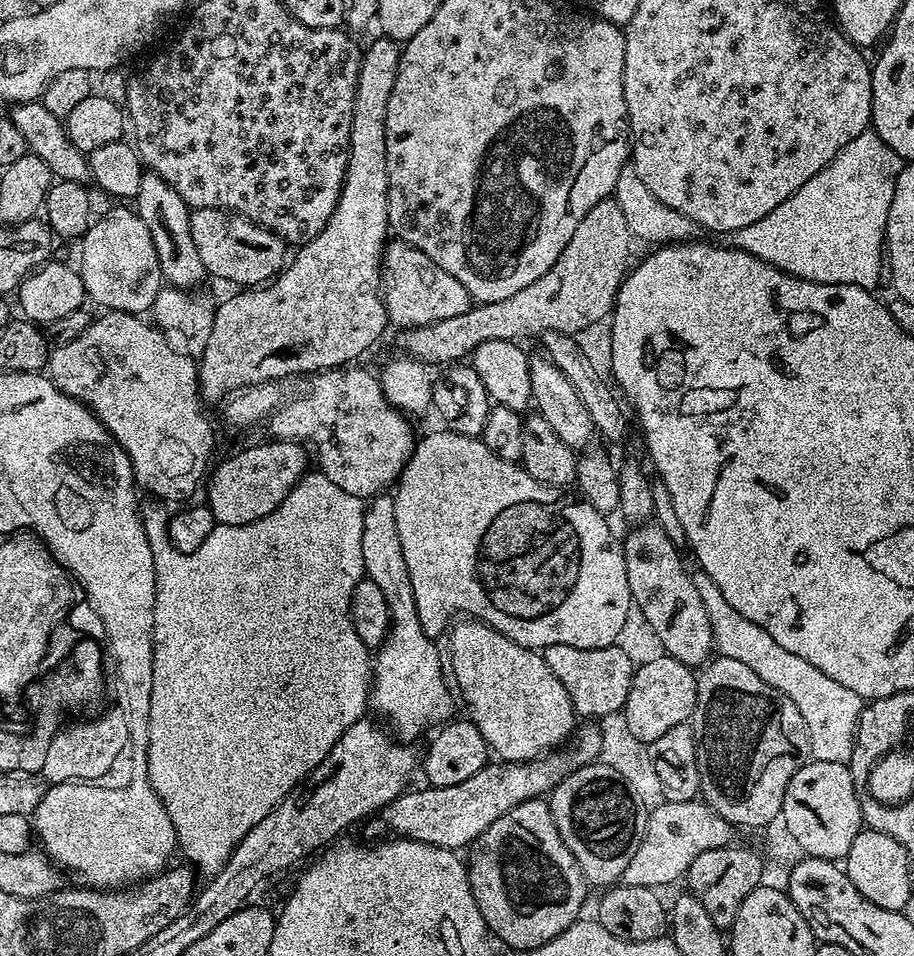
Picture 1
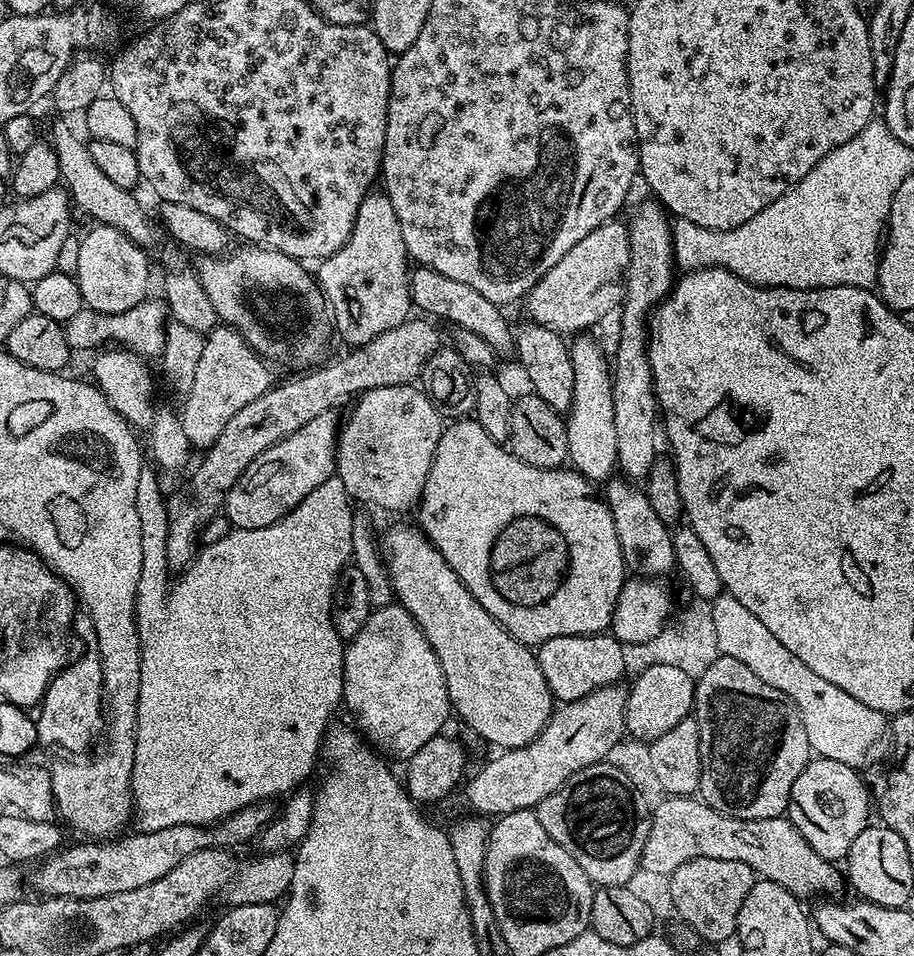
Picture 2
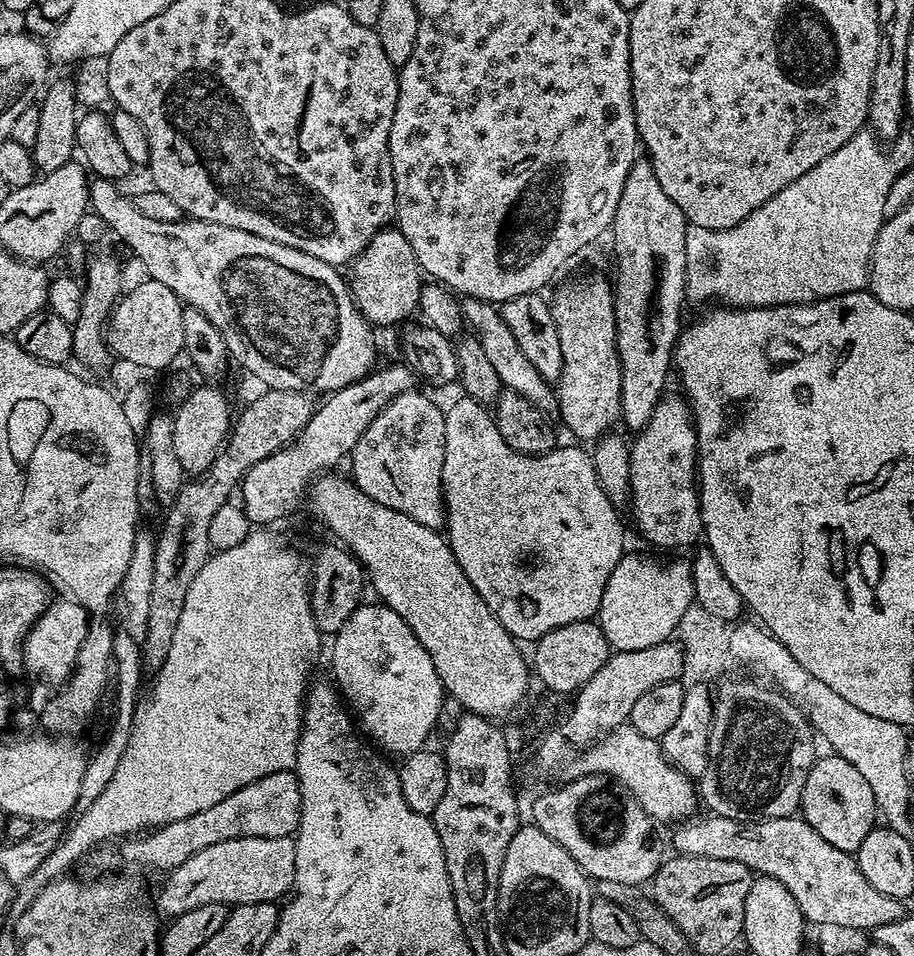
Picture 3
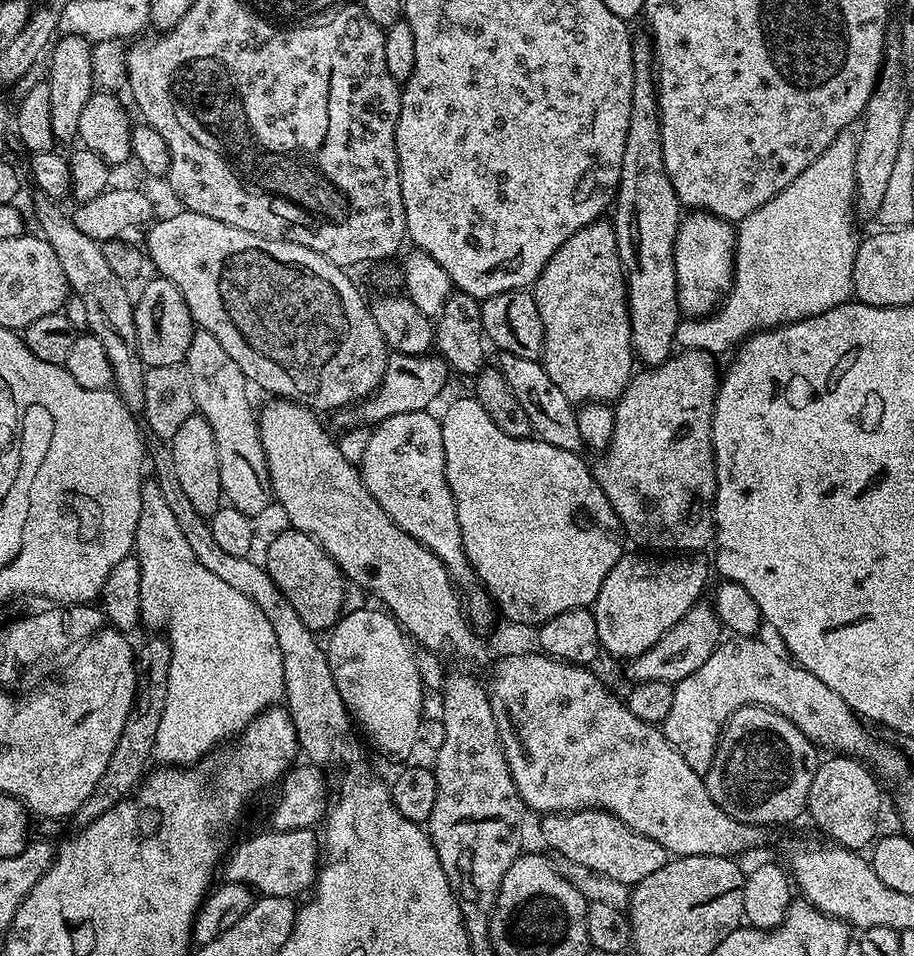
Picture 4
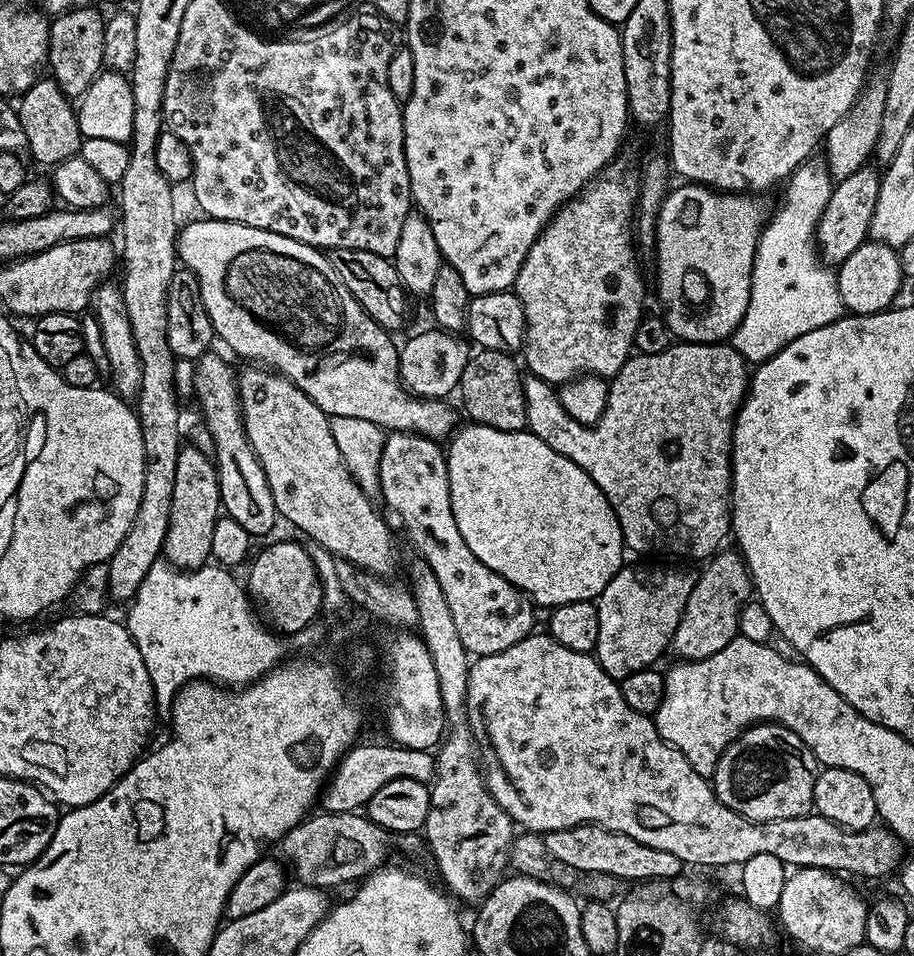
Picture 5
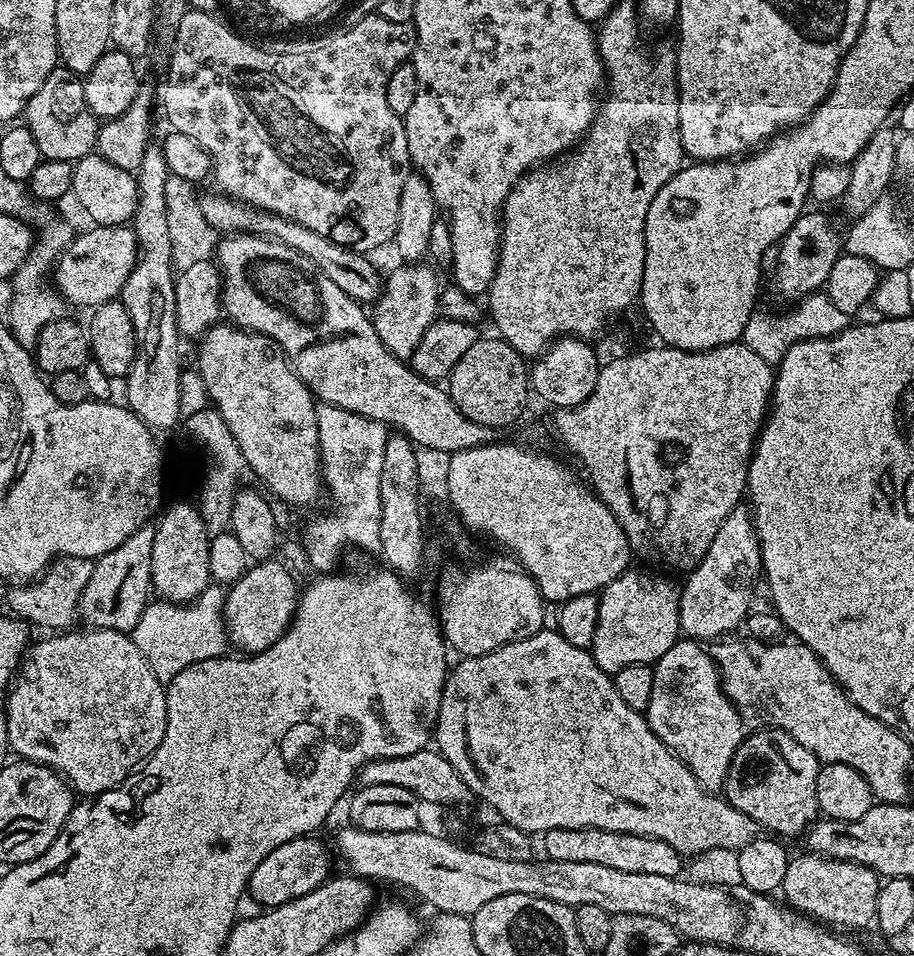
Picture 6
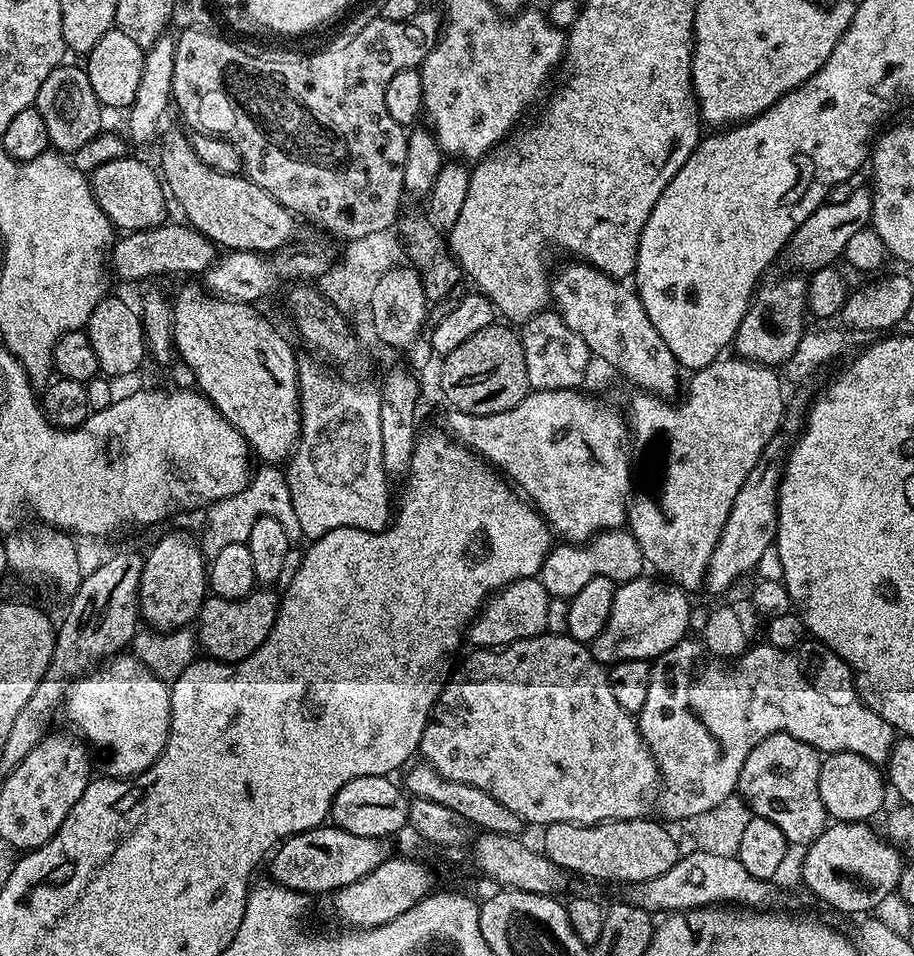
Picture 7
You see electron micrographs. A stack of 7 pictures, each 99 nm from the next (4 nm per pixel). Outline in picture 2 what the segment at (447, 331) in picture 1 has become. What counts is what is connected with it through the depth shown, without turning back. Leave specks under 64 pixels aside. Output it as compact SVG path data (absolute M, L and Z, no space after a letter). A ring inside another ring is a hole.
M619 219L607 220L596 230L590 230L582 242L577 242L571 250L566 250L558 262L542 278L538 278L535 286L529 290L527 296L523 297L524 312L531 323L538 326L546 326L546 330L554 330L561 336L568 338L573 334L580 334L583 328L595 329L600 318L605 317L610 310L619 308L624 299L624 275L628 272L630 262L630 238L628 229L623 223L619 224ZM409 318L403 324L394 326L394 330L386 330L386 334L378 334L378 338L353 347L345 356L332 361L329 359L307 374L297 375L300 376L297 380L277 383L266 394L254 398L254 402L242 406L242 410L226 422L222 434L218 434L216 441L201 455L204 457L193 470L192 477L173 496L167 497L168 537L164 553L169 569L183 570L196 559L198 541L205 526L223 509L224 500L234 482L246 466L258 458L258 454L294 434L294 430L302 430L302 426L318 418L318 414L333 411L337 407L335 404L342 403L347 396L356 398L362 392L382 386L413 383L426 361L442 346L440 332L435 328L437 325L427 319L419 319Z

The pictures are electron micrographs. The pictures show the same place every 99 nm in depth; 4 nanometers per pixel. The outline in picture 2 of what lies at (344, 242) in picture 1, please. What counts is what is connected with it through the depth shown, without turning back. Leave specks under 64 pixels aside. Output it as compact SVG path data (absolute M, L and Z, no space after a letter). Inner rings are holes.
M373 190L369 192L368 196L362 202L362 206L358 206L358 214L356 215L356 223L352 226L352 233L346 243L338 249L334 254L330 254L325 260L319 261L318 267L315 269L314 275L318 281L323 299L329 305L336 304L336 320L334 316L334 328L340 331L342 339L348 343L348 346L359 346L370 342L374 338L378 338L378 334L386 334L386 330L394 330L394 326L403 324L405 320L409 319L410 313L413 311L414 305L412 303L412 295L410 294L410 286L408 285L410 279L410 257L406 250L406 242L402 242L402 226L398 226L398 214L394 214L394 206L390 206L390 198L385 196L383 191ZM217 326L207 333L202 358L198 358L198 367L194 370L194 386L190 386L190 394L183 397L184 409L178 412L189 445L193 449L207 450L242 406L254 402L254 398L273 387L271 370L269 361L260 356L235 328Z

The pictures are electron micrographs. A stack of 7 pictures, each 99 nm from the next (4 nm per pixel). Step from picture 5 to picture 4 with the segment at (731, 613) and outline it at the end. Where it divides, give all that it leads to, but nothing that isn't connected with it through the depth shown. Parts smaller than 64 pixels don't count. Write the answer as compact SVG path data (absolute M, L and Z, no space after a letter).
M697 602L668 633L658 639L658 642L650 646L642 655L630 660L627 665L629 681L637 684L666 682L675 686L682 678L690 678L690 674L694 674L694 670L698 670L698 666L702 666L702 662L706 662L706 658L714 654L721 640L722 629L715 607L711 603Z

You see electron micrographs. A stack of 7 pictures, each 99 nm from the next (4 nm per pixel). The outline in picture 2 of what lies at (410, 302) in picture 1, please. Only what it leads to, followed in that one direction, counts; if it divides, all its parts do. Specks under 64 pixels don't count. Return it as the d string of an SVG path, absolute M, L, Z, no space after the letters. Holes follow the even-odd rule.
M417 267L411 273L408 285L413 305L417 309L421 308L425 312L421 312L425 317L435 318L437 321L449 320L449 325L474 330L478 338L486 338L486 342L497 354L513 351L513 325L508 325L507 318L500 313L503 312L501 305L490 302L490 298L482 298L478 290L457 282L455 278L446 278L446 274L438 274L438 270L422 267ZM432 316L437 316L437 318Z

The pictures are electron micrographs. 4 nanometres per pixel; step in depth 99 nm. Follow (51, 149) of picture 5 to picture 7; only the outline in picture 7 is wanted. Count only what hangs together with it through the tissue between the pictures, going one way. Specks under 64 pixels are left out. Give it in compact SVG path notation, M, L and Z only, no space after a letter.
M62 62L54 70L50 70L46 82L42 82L42 90L38 90L34 105L38 114L42 114L42 122L46 122L49 145L60 154L74 154L82 150L86 142L99 136L102 131L102 105L94 94L94 86L90 86L87 71L68 63Z

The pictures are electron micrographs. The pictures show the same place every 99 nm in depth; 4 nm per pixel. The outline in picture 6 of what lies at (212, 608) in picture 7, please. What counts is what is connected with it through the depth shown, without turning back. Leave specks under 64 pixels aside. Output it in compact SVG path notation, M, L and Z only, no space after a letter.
M269 558L253 563L242 578L238 578L227 589L224 597L224 627L227 639L241 648L241 653L261 652L288 629L292 616L296 612L298 587L292 572L276 558Z

